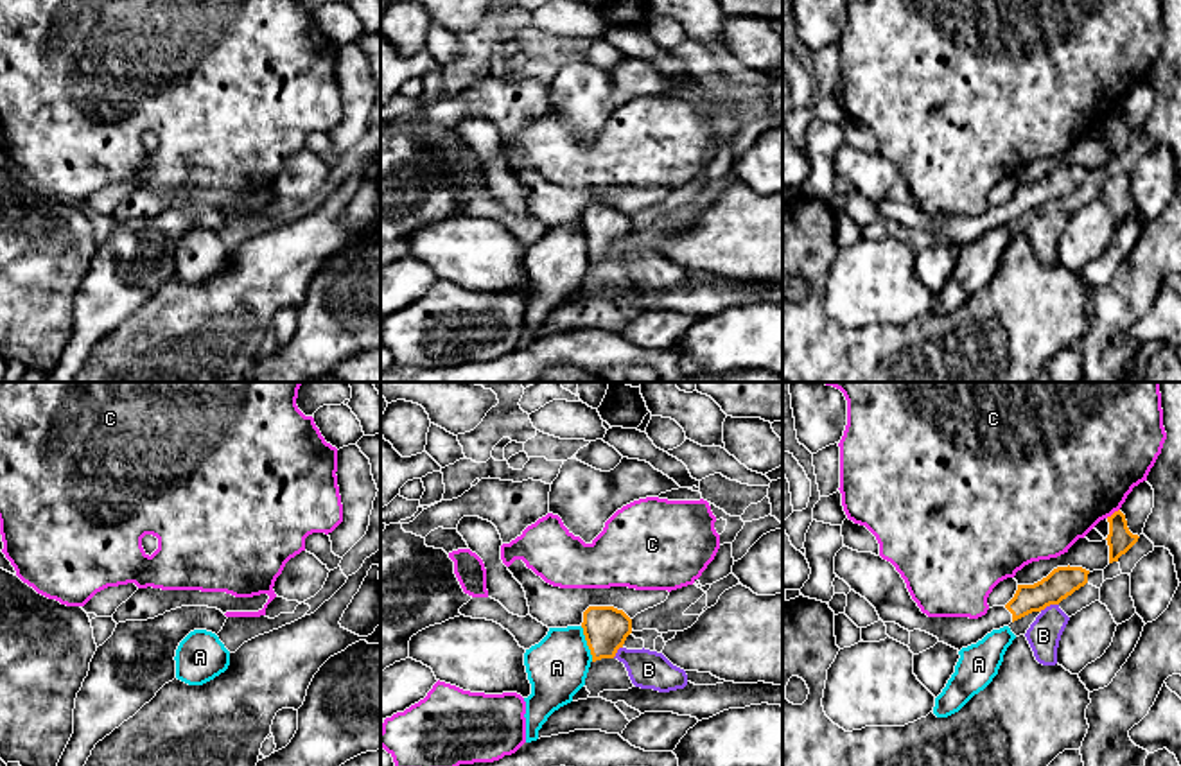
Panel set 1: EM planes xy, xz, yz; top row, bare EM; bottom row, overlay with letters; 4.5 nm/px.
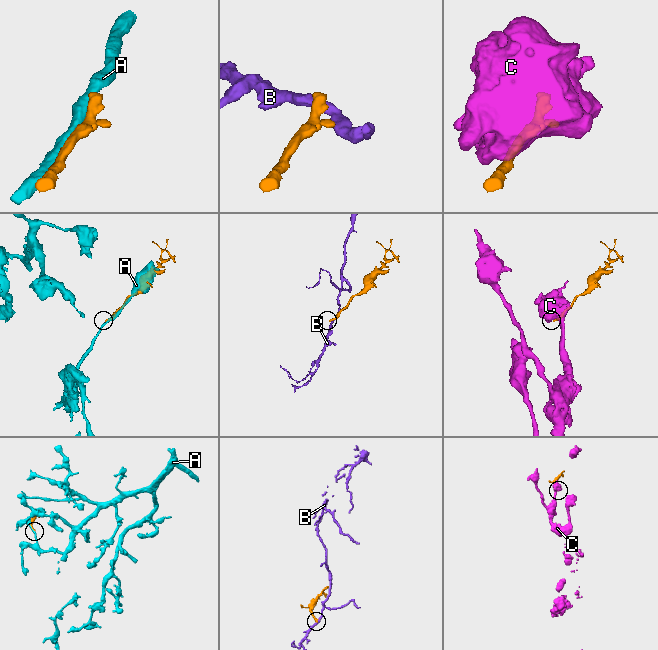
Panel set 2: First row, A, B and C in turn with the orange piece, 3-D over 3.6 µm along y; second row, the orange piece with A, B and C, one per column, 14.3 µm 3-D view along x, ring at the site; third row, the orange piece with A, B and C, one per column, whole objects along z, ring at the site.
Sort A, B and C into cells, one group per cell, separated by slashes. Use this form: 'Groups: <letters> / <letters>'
Groups: A / B / C

